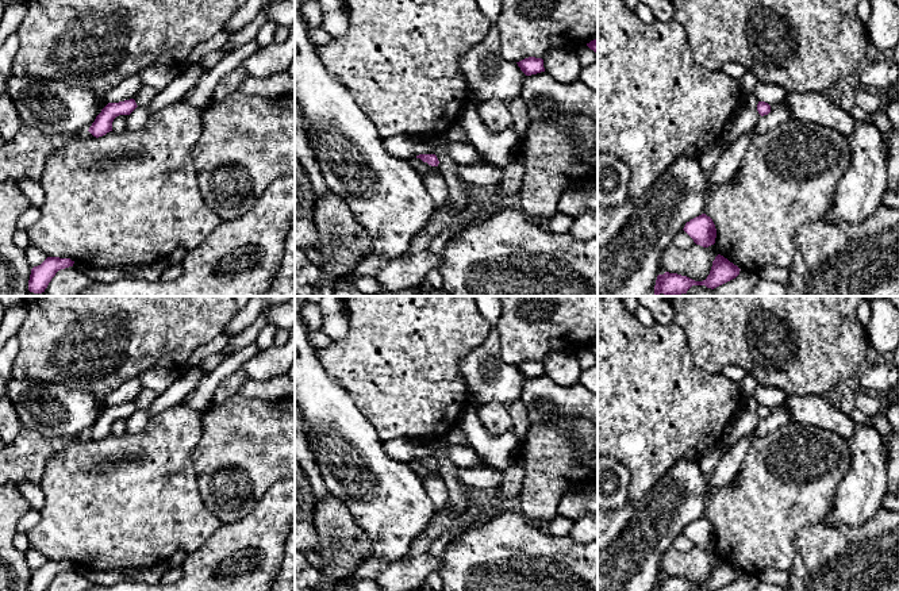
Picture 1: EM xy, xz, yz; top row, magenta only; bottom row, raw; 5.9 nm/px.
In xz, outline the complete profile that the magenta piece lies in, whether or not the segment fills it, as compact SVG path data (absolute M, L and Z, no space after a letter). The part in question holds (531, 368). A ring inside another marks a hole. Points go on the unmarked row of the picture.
M529 360L529 361L525 361L519 365L516 365L516 367L526 379L545 375L542 361Z

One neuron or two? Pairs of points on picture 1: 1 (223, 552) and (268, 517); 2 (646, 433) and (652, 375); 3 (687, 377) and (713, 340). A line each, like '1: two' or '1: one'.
1: one
2: one
3: two

